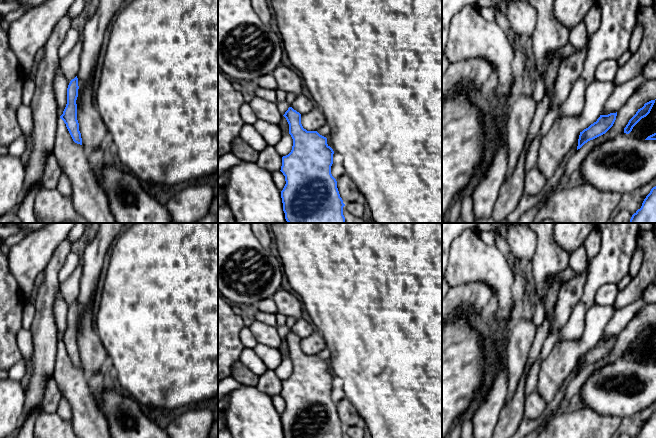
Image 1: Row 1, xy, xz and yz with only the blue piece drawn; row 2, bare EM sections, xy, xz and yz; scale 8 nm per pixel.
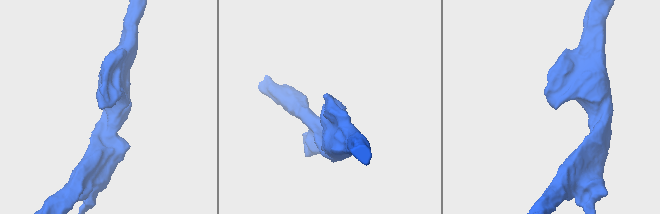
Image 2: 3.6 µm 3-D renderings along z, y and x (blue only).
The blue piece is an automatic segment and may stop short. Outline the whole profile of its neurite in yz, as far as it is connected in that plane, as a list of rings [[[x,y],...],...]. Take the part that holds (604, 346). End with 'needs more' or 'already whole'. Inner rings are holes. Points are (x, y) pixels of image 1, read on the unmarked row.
[[[617,336],[608,339],[600,339],[596,346],[580,356],[577,374],[585,367],[605,358],[614,348]]] | already whole

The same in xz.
[[[289,331],[283,339],[289,348],[289,358],[293,363],[291,376],[282,381],[281,396],[285,400],[286,408],[281,415],[283,435],[285,438],[343,438],[343,427],[340,421],[337,405],[331,398],[333,388],[333,373],[327,368],[327,362],[317,355],[307,355],[301,348],[301,338]]] | already whole

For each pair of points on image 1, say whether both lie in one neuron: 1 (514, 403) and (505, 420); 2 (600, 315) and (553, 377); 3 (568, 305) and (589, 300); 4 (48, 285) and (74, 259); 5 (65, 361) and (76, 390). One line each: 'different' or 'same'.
1: same
2: same
3: different
4: different
5: same

